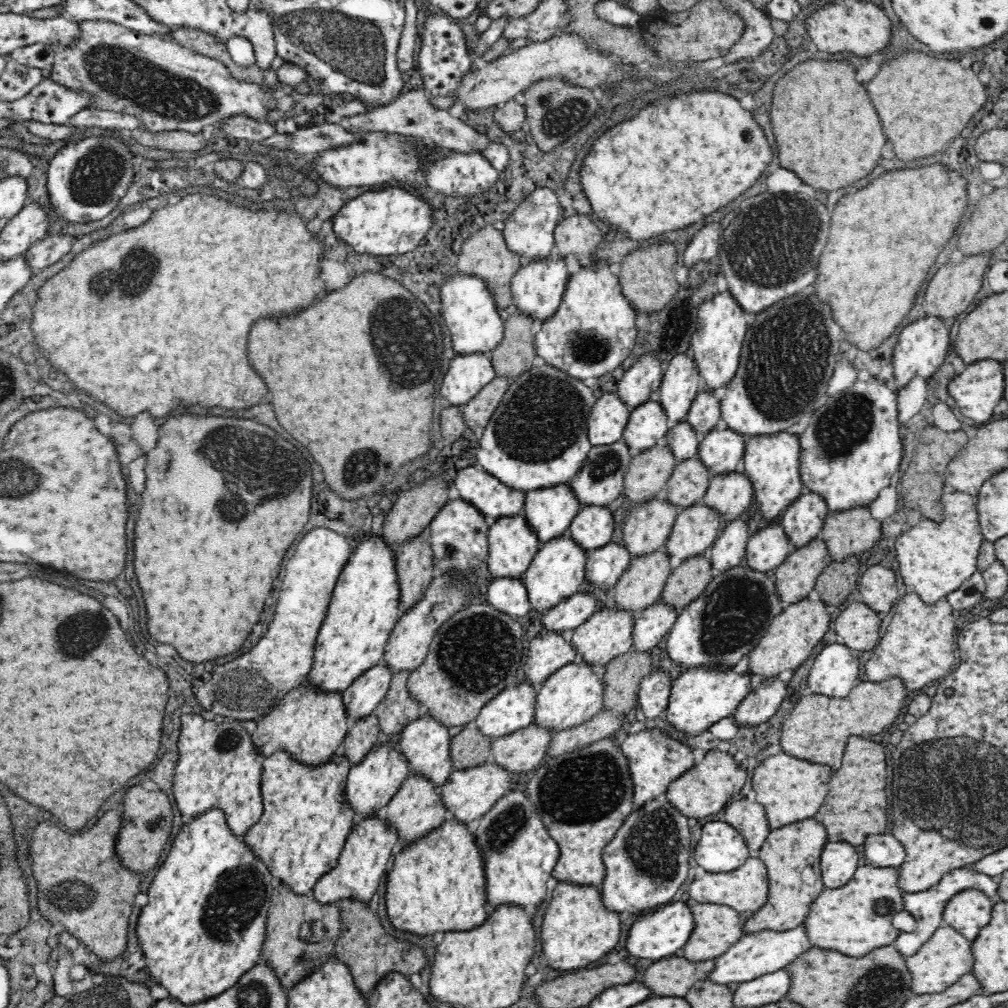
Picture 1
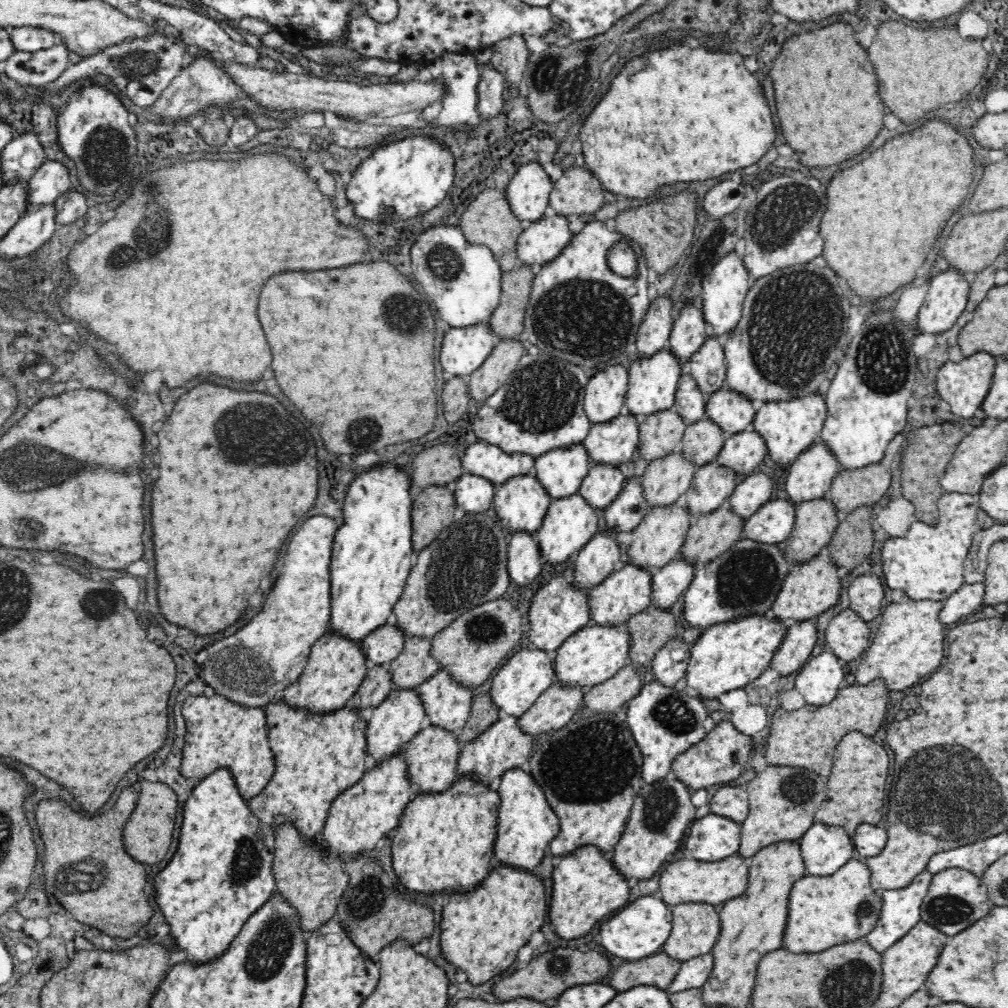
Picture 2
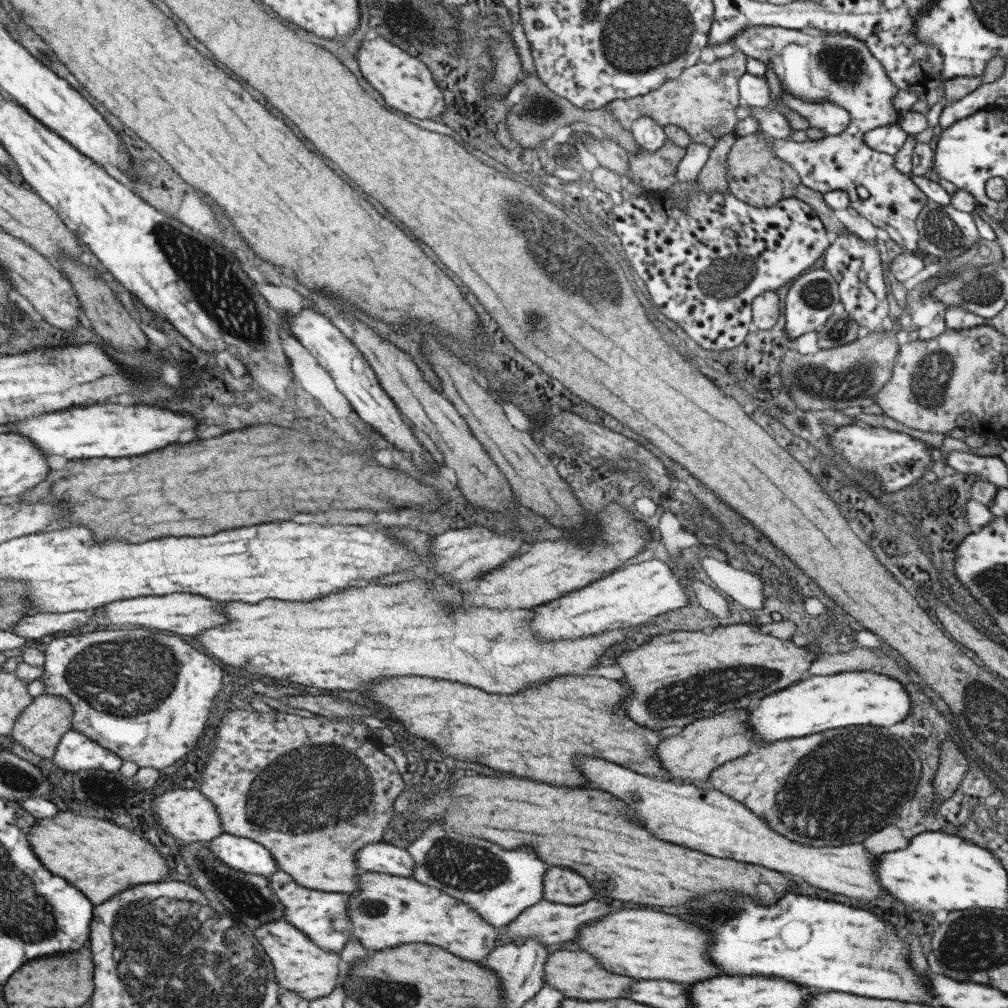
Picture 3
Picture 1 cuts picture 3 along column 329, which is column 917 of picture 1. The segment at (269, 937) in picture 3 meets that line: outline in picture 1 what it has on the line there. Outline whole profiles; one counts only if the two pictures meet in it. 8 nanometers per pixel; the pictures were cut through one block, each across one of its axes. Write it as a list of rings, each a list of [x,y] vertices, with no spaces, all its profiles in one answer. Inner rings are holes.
[[[942,926],[917,950],[914,956],[905,957],[906,965],[912,975],[912,992],[944,992],[950,985],[956,984],[962,976],[972,973],[974,955],[972,941],[962,936],[956,928]]]

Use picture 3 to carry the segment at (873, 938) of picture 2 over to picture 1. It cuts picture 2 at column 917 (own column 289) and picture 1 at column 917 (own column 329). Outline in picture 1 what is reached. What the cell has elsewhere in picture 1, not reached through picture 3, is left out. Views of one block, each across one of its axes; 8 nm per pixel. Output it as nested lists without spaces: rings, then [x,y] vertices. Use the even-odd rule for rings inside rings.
[[[968,867],[955,868],[954,870],[948,871],[942,880],[934,885],[930,890],[924,892],[905,893],[904,897],[904,909],[910,914],[914,915],[916,919],[916,928],[914,932],[900,932],[896,942],[893,944],[905,957],[914,956],[917,950],[927,941],[930,937],[938,930],[945,926],[944,922],[944,908],[946,904],[958,894],[958,892],[966,892],[967,889],[973,888],[978,892],[983,892],[993,903],[1000,901],[1000,893],[998,893],[998,876],[991,877],[984,873],[970,869]]]

